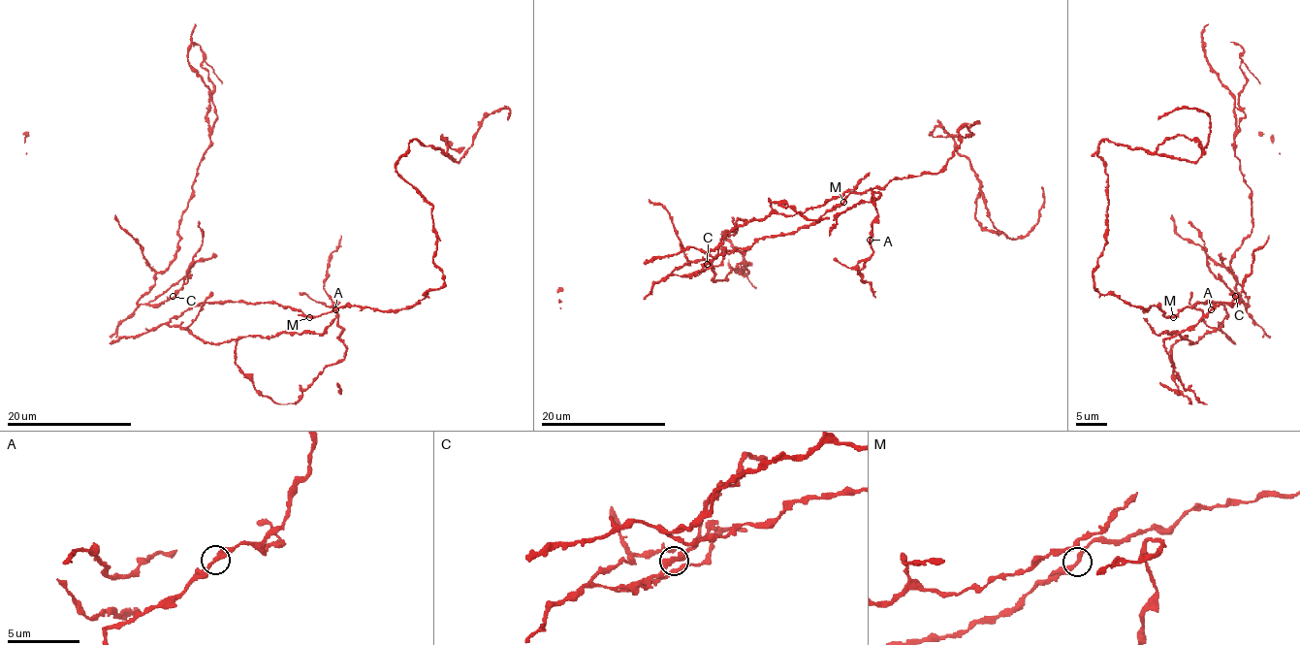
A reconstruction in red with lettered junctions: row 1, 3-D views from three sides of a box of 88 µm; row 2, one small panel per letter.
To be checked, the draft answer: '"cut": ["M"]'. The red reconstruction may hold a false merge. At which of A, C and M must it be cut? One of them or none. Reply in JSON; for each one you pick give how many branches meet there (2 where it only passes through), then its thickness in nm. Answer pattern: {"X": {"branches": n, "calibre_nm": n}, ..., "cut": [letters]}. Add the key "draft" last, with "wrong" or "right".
{"cut": [], "draft": "wrong"}

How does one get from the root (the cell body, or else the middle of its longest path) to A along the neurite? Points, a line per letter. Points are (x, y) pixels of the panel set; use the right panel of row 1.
A: (1183, 308), (1215, 301), (1227, 315), (1171, 349), (1173, 382), (1190, 403), (1163, 341), (1211, 310)

